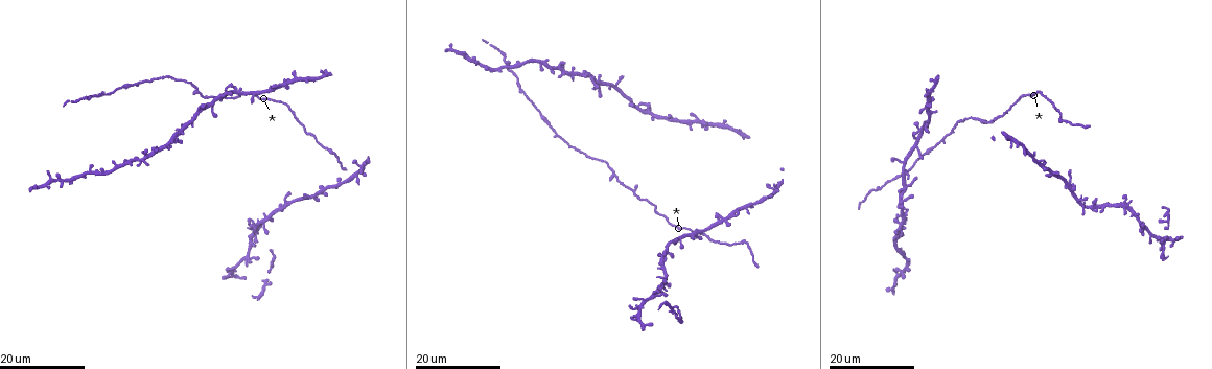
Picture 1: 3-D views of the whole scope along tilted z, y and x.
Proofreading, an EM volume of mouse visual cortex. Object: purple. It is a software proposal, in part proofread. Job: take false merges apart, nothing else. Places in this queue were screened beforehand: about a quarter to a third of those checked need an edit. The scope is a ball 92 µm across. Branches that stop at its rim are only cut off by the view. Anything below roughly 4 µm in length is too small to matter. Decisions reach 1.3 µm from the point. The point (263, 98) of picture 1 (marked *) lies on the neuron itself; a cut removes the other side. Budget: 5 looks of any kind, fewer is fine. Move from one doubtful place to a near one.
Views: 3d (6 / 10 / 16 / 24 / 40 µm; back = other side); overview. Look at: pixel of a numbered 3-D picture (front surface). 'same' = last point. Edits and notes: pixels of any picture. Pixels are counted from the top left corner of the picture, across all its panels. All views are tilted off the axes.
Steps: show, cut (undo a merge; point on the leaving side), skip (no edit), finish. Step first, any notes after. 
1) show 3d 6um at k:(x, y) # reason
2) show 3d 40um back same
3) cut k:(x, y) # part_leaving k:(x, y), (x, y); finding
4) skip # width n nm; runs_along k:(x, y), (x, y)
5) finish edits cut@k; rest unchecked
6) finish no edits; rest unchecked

show 3d 24um at 1:(921, 130) # three-way junction

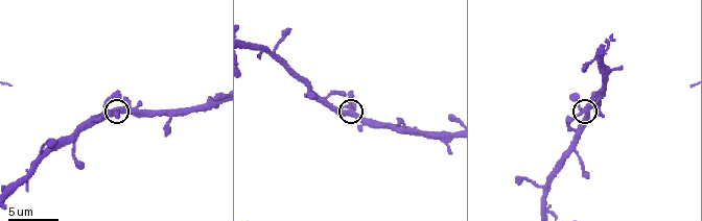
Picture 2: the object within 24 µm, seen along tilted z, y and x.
show 3d 10um at 2:(351, 107)

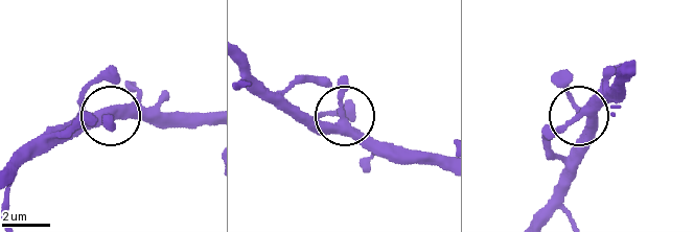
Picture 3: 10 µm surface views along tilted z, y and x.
skip # arms 3; all the same neuron

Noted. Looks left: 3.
show 3d 24um at 1:(998, 117) # three arms meet

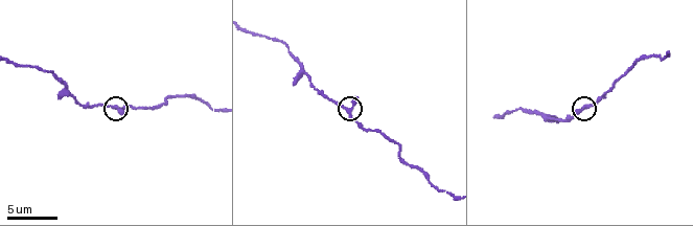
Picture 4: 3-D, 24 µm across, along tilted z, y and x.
show 3d 6um at 4:(585, 107) # zoom in

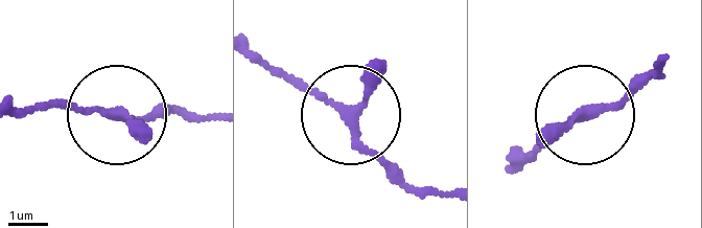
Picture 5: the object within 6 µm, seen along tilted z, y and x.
skip # runs_along 5:(449, 198), (399, 179), (338, 105), (272, 69); all the same neuron

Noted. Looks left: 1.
finish no edits; rest unchecked

